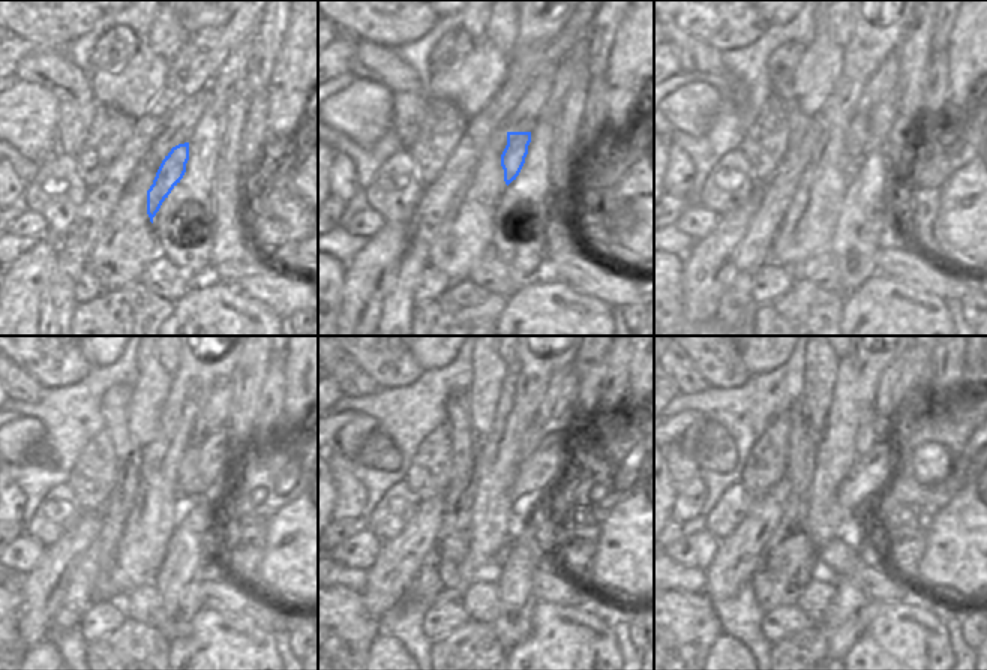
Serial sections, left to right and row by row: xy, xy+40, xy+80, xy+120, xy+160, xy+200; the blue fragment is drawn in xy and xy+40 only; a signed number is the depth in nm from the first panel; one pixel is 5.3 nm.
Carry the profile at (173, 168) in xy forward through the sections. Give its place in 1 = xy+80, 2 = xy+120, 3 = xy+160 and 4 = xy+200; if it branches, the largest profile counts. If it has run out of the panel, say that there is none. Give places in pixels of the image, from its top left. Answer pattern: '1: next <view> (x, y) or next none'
1: next xy+80 (858, 132)
2: next xy+120 (186, 469)
3: next xy+160 (534, 435)
4: next xy+200 (872, 430)

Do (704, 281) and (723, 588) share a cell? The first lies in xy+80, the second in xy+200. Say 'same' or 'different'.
same

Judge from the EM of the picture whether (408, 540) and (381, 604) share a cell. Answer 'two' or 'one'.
one

